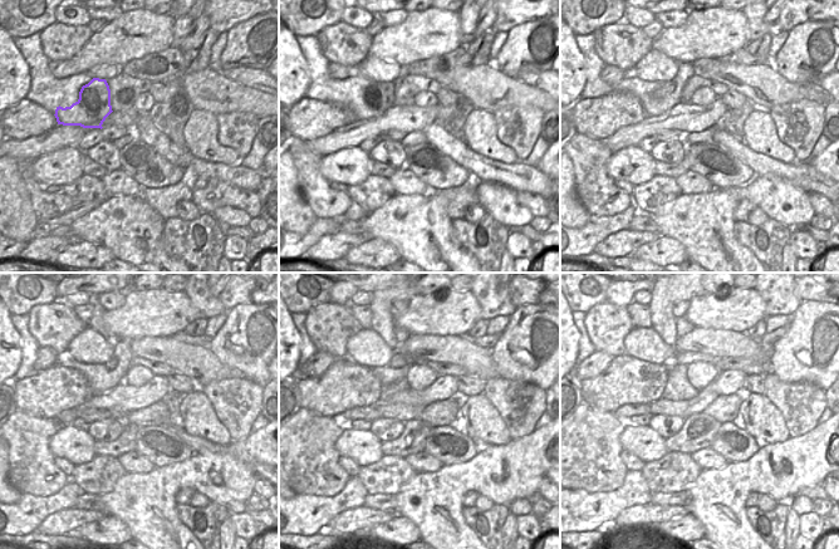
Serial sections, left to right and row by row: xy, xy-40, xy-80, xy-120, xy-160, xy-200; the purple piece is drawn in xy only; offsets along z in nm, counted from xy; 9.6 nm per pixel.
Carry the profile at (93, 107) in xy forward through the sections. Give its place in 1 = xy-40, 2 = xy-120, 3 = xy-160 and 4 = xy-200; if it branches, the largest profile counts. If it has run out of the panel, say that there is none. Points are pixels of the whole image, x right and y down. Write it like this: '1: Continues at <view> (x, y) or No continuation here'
1: Continues at xy-40 (379, 97)
2: Continues at xy-120 (102, 378)
3: Continues at xy-160 (398, 364)
4: Continues at xy-200 (686, 358).

